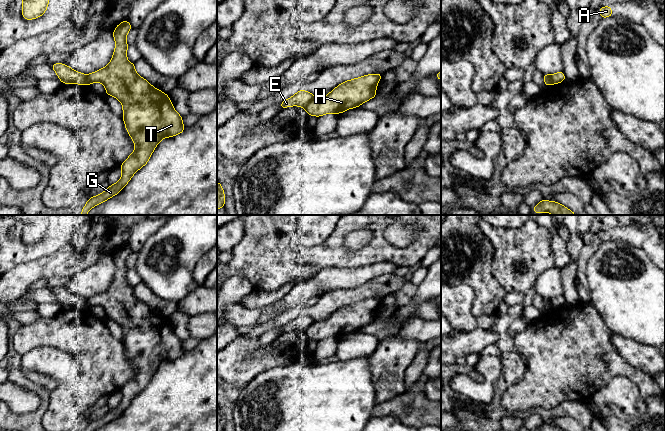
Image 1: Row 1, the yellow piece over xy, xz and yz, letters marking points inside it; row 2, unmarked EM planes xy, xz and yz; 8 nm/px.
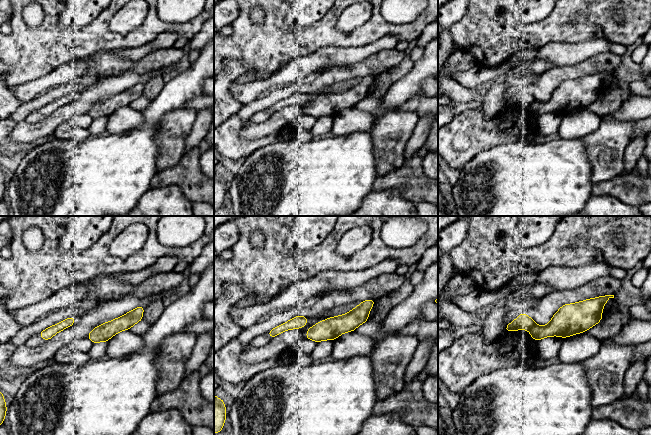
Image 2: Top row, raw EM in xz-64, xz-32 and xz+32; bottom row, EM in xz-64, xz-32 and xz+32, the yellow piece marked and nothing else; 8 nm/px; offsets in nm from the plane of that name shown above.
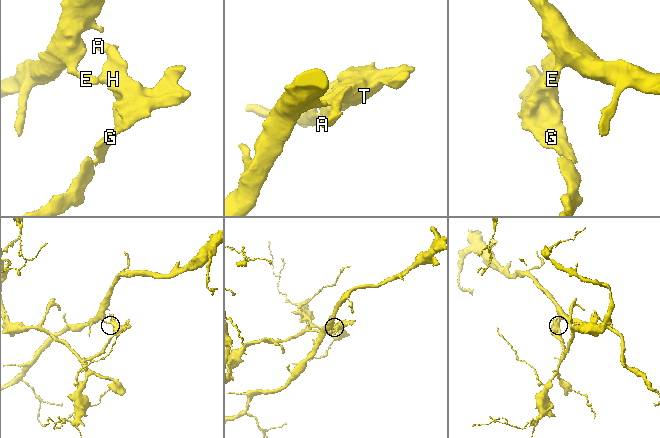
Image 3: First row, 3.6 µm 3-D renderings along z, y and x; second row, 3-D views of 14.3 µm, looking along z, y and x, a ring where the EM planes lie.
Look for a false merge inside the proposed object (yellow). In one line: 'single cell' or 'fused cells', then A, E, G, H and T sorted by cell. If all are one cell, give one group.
fused cells; A G H T / E

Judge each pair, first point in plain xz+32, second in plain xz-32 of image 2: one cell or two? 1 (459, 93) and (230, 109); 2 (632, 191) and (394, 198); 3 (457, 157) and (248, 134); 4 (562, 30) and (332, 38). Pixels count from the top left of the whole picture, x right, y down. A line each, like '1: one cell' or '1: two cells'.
1: two cells
2: two cells
3: two cells
4: one cell

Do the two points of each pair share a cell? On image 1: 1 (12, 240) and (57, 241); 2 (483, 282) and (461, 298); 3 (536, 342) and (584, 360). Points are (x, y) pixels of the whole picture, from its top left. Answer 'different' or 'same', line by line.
1: same
2: different
3: same

